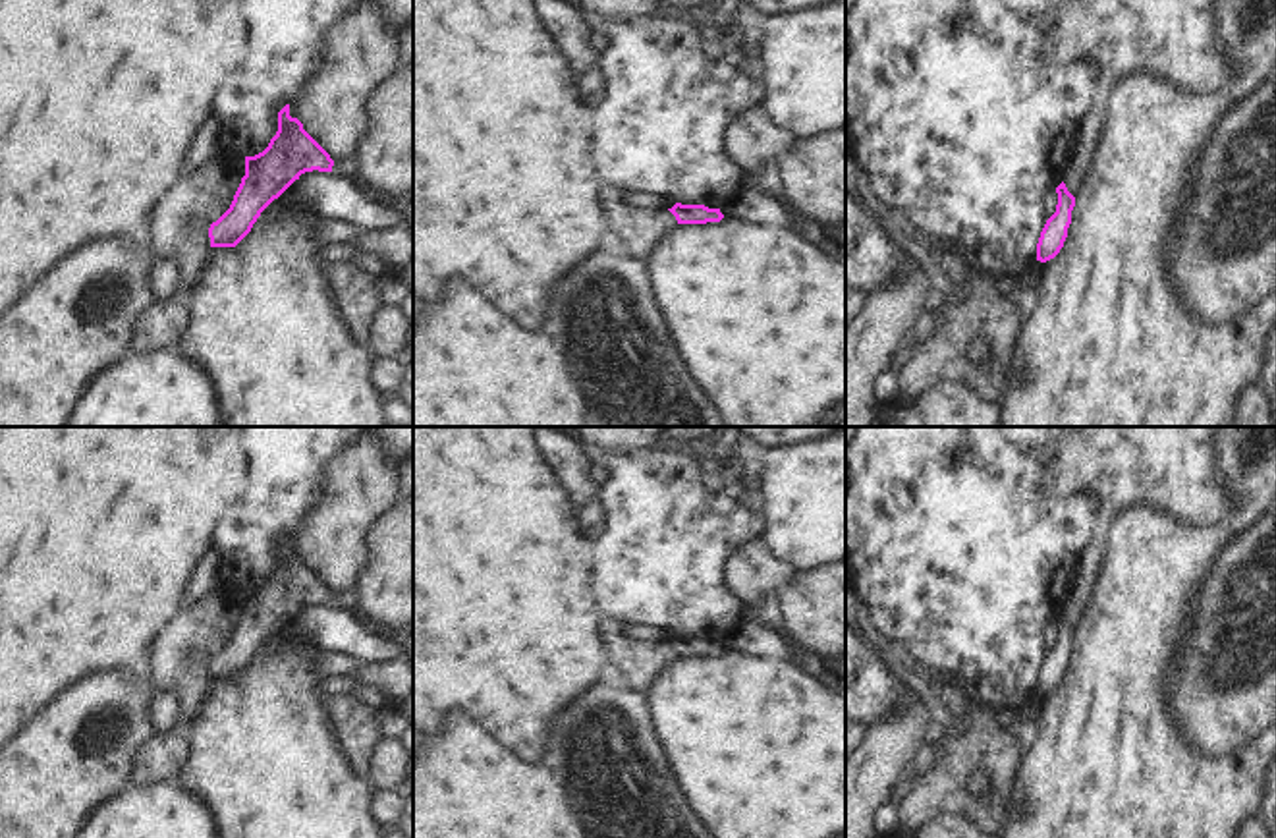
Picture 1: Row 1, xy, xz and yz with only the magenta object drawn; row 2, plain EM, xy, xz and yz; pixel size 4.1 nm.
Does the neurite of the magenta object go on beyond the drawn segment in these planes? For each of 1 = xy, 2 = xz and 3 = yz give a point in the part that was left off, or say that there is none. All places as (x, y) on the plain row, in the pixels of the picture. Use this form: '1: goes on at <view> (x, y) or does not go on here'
1: does not go on here
2: does not go on here
3: does not go on here

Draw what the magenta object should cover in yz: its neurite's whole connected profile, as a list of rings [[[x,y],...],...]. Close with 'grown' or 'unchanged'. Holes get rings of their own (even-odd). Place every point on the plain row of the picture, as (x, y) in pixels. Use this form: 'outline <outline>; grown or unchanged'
outline [[[1064,614],[1056,620],[1056,626],[1058,626],[1056,645],[1046,653],[1037,676],[1037,693],[1040,695],[1046,695],[1060,685],[1068,670],[1068,660],[1071,656],[1071,643],[1075,639],[1075,629],[1068,624]]]; unchanged

